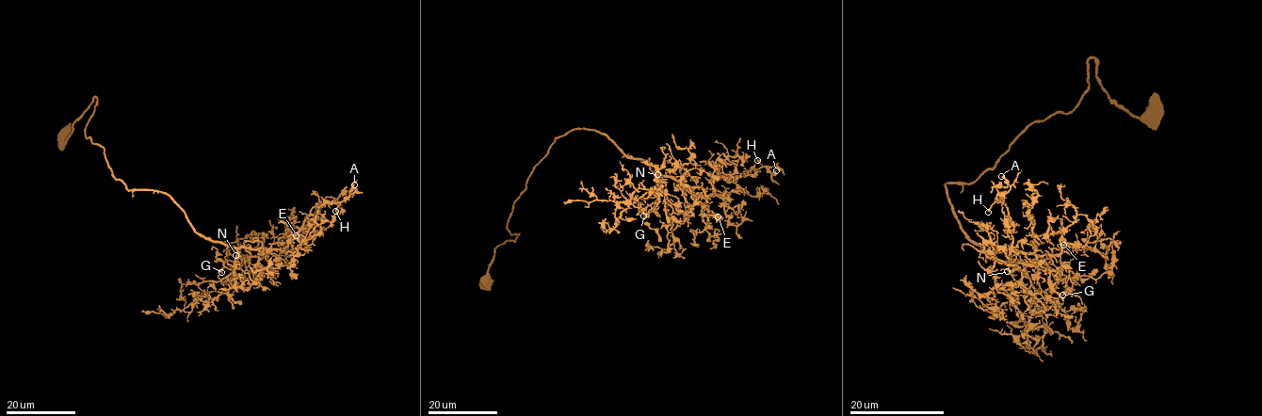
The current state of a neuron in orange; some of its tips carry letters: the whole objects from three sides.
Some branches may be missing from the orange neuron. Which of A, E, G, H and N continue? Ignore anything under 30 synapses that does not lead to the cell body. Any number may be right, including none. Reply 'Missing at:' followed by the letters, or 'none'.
Missing at: G

